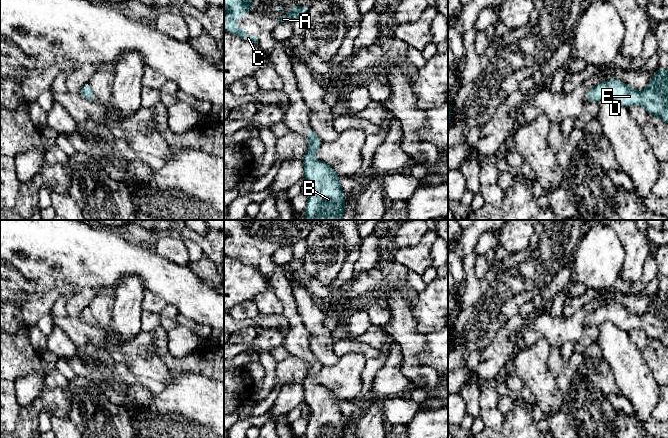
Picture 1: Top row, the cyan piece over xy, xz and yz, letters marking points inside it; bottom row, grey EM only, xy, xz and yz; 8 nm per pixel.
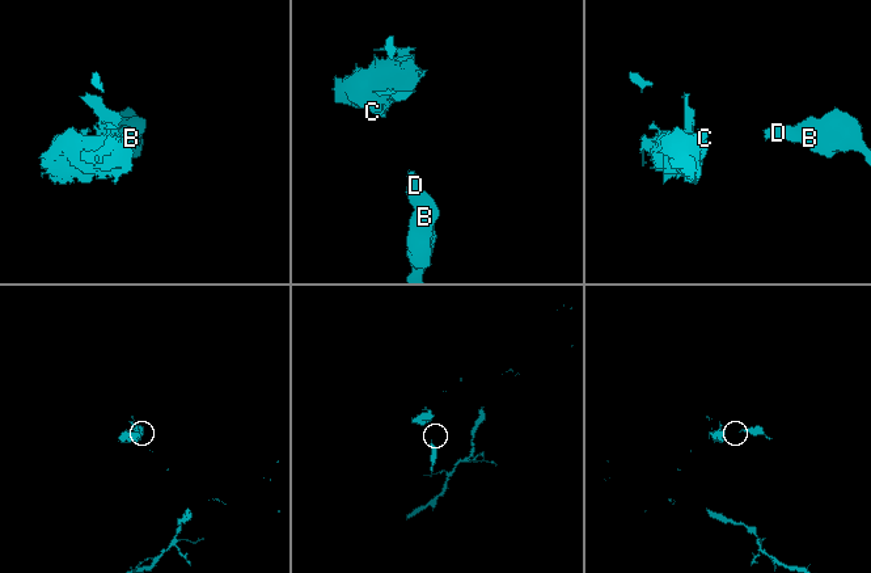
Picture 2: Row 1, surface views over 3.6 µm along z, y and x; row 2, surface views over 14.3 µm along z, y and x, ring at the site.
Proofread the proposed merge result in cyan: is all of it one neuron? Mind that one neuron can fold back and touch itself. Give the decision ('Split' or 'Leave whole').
Leave whole

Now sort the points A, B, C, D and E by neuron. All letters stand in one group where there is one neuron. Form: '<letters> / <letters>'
A B C D E

